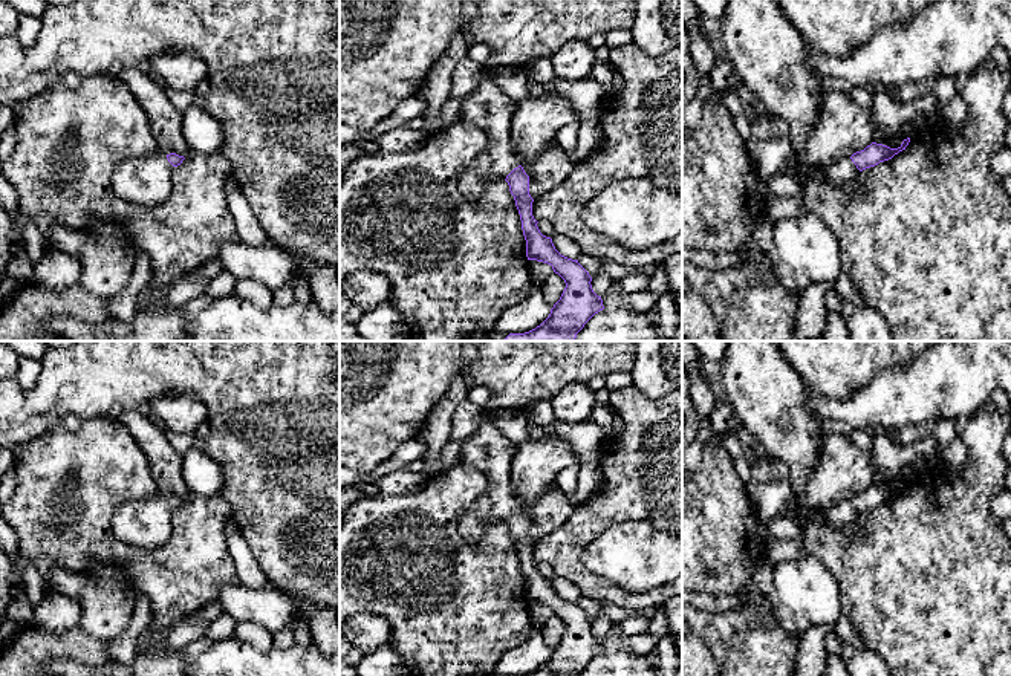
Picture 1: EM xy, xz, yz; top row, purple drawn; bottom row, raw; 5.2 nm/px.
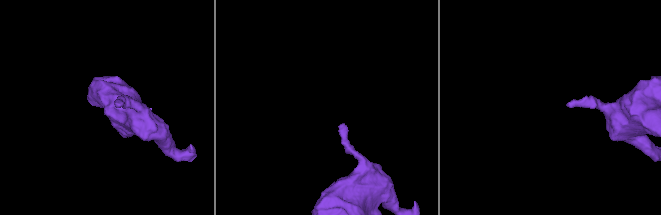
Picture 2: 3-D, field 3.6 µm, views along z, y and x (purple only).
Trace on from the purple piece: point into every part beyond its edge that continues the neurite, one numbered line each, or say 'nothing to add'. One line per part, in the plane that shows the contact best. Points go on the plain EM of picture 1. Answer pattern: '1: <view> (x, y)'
1: xz (487, 448)

